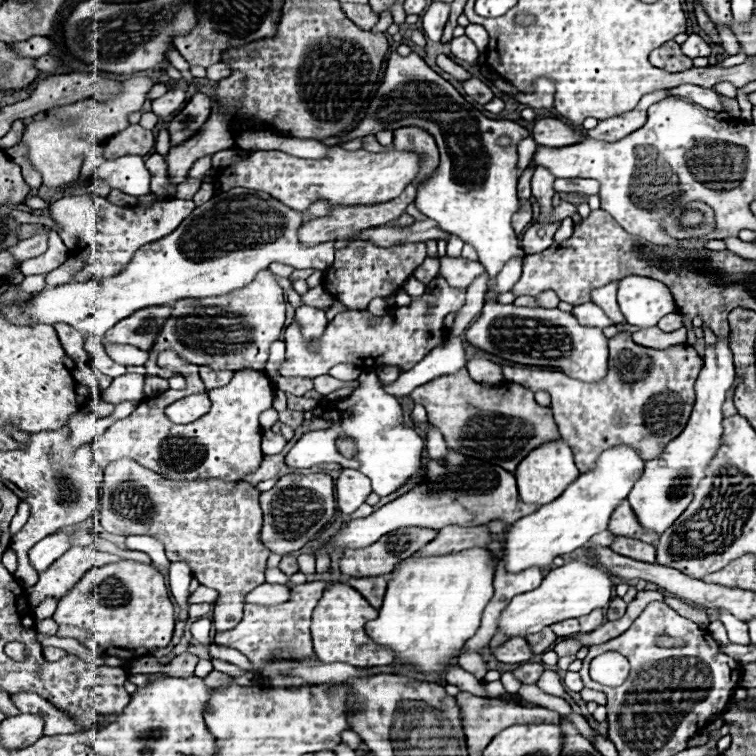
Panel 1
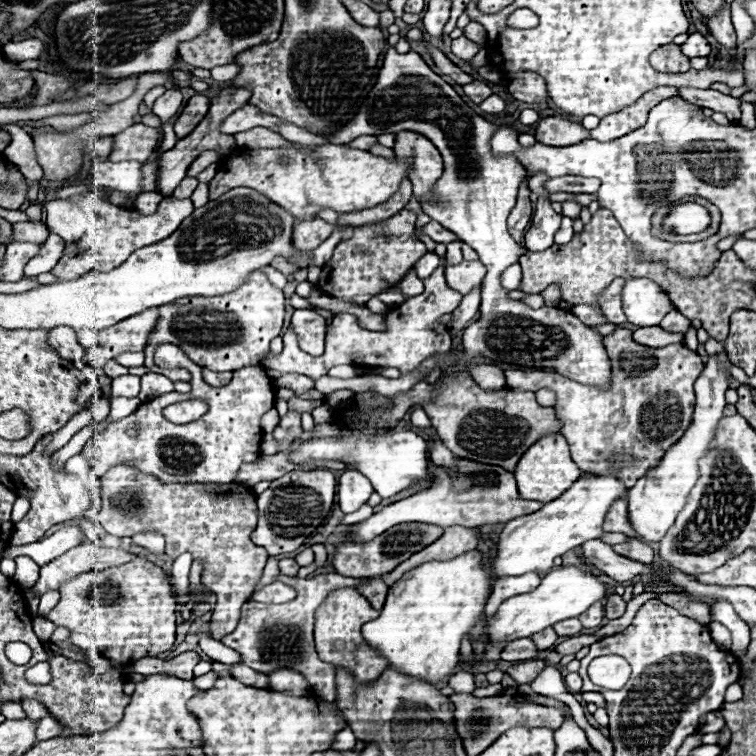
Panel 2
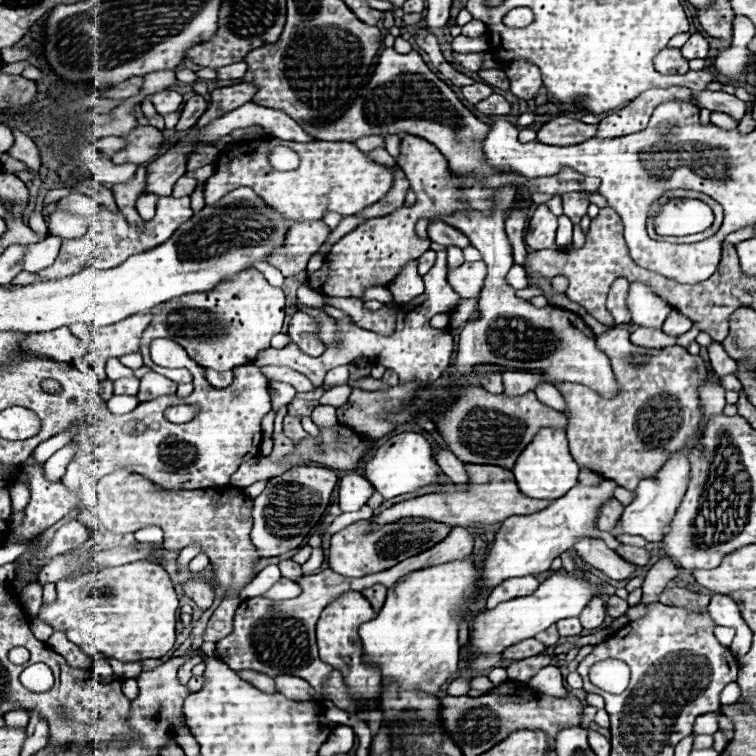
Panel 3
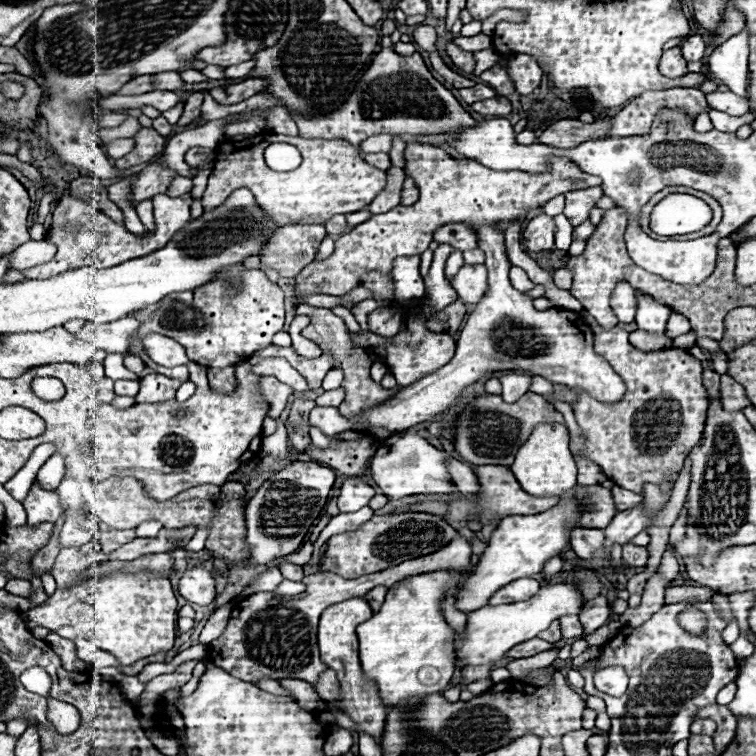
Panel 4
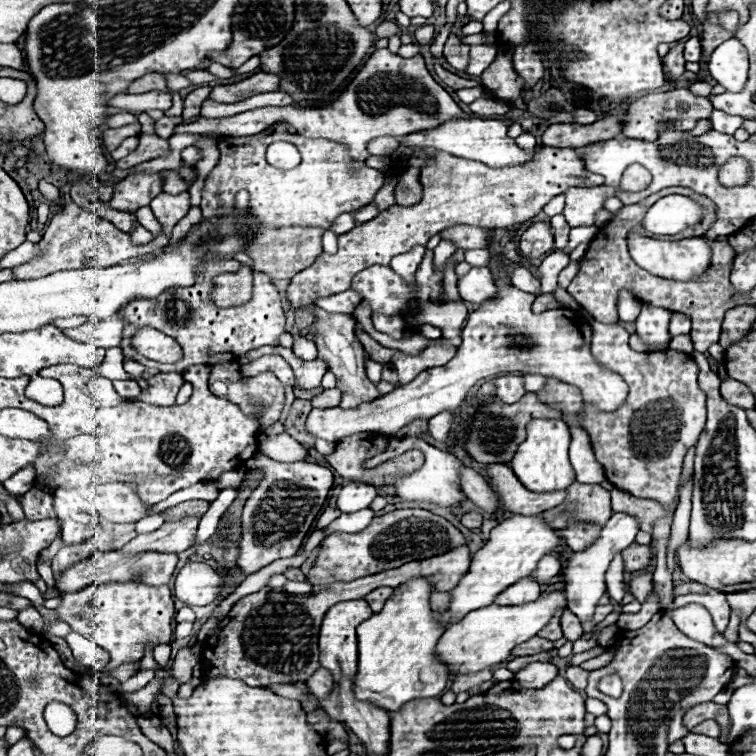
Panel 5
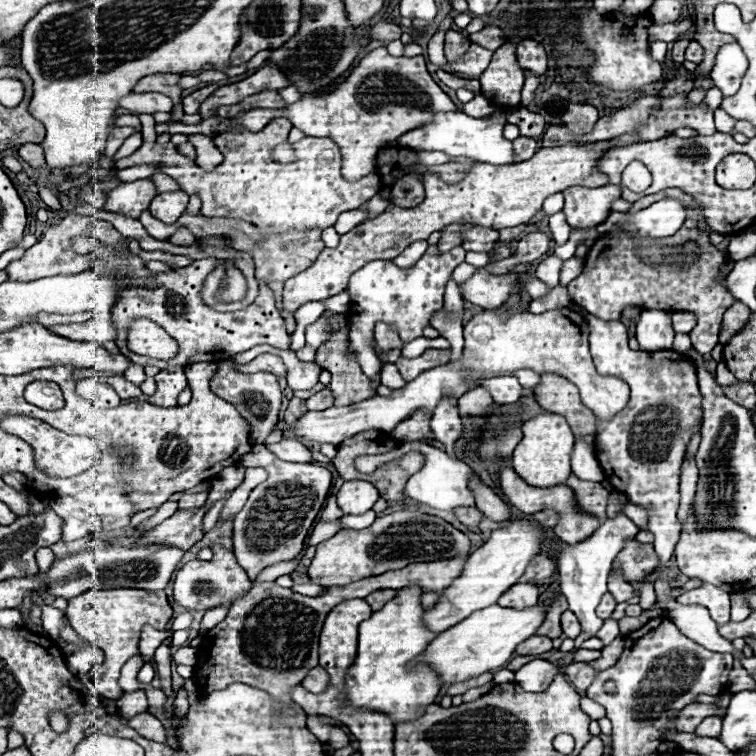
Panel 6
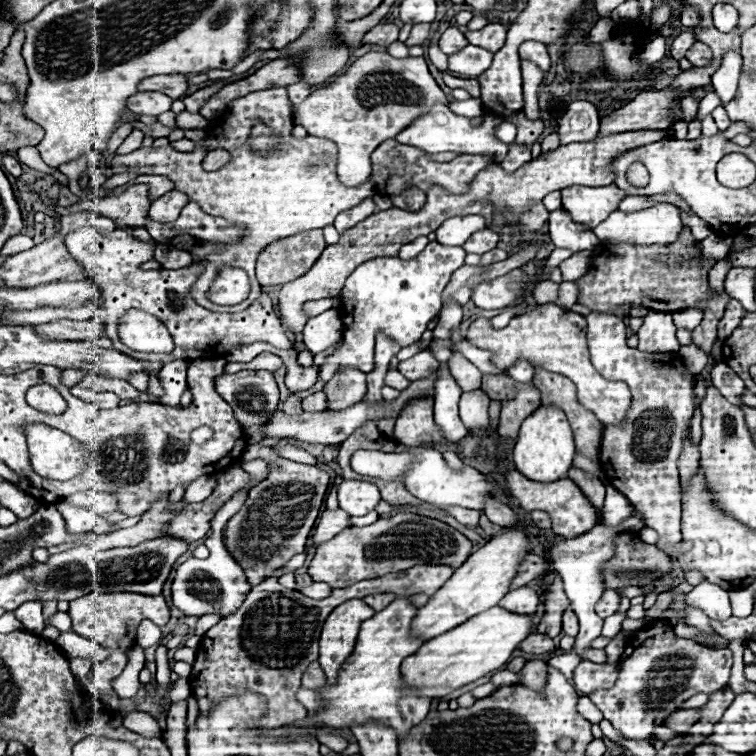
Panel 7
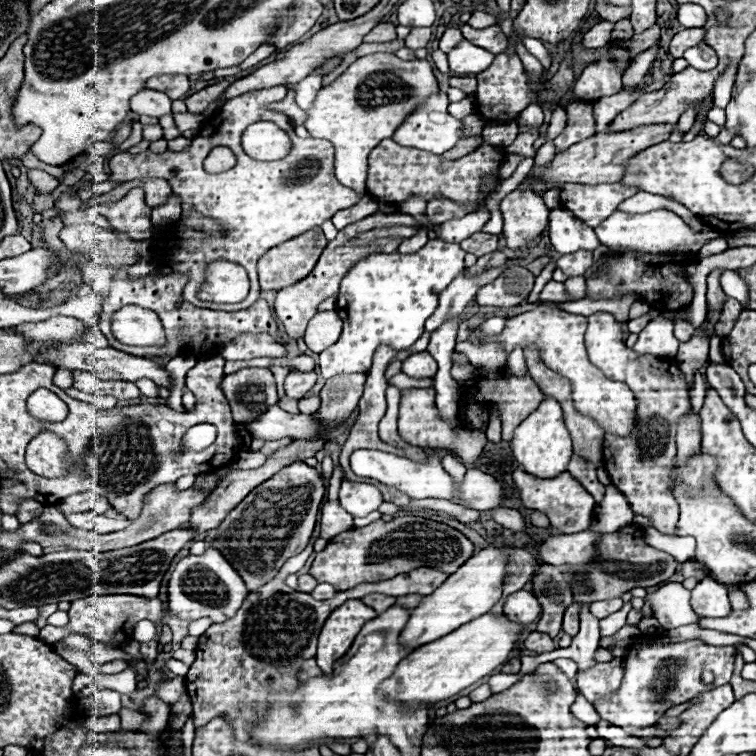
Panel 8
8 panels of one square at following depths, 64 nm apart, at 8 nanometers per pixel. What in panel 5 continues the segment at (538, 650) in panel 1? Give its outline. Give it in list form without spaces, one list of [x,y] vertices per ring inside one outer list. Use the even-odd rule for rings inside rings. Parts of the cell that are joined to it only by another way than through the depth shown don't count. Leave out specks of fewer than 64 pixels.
[[[556,614],[552,620],[550,620],[550,624],[548,624],[548,628],[542,628],[542,632],[538,634],[540,638],[546,638],[546,640],[560,640],[562,638],[562,630],[560,630],[560,614]]]

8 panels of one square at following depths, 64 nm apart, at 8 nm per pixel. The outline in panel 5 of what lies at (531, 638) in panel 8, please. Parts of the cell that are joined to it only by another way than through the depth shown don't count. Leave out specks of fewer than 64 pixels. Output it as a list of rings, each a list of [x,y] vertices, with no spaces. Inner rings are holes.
[[[534,636],[532,640],[526,640],[524,644],[518,644],[512,650],[512,656],[514,658],[518,658],[518,656],[532,656],[532,654],[538,654],[538,652],[544,652],[544,650],[552,650],[552,648],[554,648],[554,644],[550,640]]]

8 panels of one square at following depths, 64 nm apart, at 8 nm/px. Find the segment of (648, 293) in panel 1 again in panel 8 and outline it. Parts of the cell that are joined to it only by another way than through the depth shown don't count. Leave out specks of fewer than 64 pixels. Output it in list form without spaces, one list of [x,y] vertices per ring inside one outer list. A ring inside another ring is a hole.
[[[658,314],[638,334],[638,342],[634,344],[634,350],[638,354],[654,354],[654,356],[672,358],[678,352],[678,344],[680,342],[674,338],[674,322]]]

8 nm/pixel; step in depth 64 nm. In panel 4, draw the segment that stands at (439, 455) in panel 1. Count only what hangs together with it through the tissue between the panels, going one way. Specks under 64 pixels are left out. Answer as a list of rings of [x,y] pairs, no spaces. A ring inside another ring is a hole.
[[[448,458],[446,460],[446,466],[448,466],[448,474],[452,476],[452,482],[456,484],[458,492],[464,494],[464,496],[474,496],[480,488],[478,486],[478,480],[476,480],[476,474],[472,472],[472,468],[456,458]]]

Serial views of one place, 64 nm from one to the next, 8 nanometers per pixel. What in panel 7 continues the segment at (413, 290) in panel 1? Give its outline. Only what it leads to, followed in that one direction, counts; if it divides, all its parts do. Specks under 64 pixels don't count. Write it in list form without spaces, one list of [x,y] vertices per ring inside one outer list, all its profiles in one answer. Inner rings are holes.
[[[416,238],[414,242],[410,242],[410,244],[406,244],[402,250],[400,250],[400,254],[398,254],[398,258],[400,260],[412,260],[412,258],[416,258],[424,248],[426,248],[426,244],[428,244],[430,240],[428,238]]]

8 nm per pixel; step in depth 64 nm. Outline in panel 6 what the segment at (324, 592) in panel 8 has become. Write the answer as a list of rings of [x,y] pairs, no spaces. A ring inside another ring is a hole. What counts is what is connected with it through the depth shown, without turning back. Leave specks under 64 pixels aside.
[[[308,582],[308,584],[294,584],[292,590],[298,592],[298,594],[302,594],[302,596],[312,596],[314,598],[314,596],[320,596],[324,592],[324,586]]]

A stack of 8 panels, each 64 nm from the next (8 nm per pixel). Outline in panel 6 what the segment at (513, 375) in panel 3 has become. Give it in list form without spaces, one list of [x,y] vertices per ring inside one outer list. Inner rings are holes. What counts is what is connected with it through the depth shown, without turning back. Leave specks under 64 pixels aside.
[[[516,376],[486,378],[482,380],[482,386],[490,390],[496,404],[512,404],[512,402],[518,402],[522,396],[522,386],[518,384]]]

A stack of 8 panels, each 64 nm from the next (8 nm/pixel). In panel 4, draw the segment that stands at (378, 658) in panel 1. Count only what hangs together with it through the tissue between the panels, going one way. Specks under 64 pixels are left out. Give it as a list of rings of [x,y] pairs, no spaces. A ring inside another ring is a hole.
[[[354,596],[350,600],[342,600],[338,604],[328,606],[322,616],[320,616],[320,624],[318,624],[318,646],[320,646],[320,658],[322,662],[336,670],[338,678],[340,678],[340,688],[342,688],[342,698],[340,702],[332,702],[334,708],[338,708],[340,712],[348,714],[362,732],[370,734],[374,740],[380,740],[382,730],[384,730],[384,722],[386,722],[386,706],[382,704],[378,692],[376,692],[376,682],[368,680],[360,668],[360,660],[358,660],[358,638],[356,638],[356,626],[370,620],[374,616],[370,604],[360,598]]]

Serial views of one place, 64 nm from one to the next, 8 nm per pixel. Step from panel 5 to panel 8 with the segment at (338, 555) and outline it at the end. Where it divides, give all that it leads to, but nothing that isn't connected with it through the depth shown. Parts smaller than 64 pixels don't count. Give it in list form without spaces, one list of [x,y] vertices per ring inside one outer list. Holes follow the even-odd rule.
[[[398,516],[390,522],[378,520],[364,528],[354,528],[332,538],[322,552],[316,554],[310,574],[318,582],[328,582],[336,590],[348,590],[362,582],[380,582],[414,568],[440,568],[448,574],[456,572],[474,554],[472,542],[452,526],[420,516]]]

